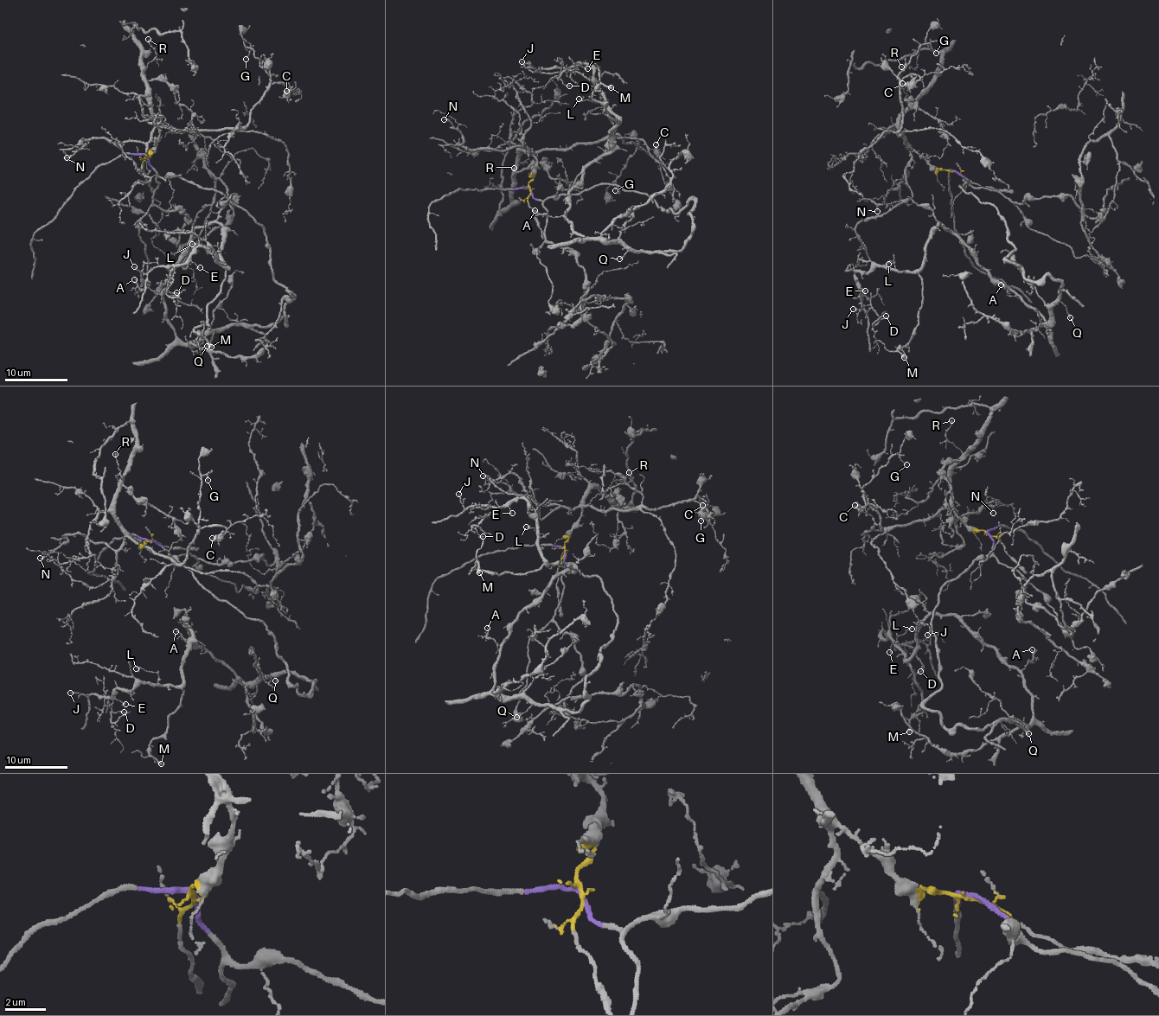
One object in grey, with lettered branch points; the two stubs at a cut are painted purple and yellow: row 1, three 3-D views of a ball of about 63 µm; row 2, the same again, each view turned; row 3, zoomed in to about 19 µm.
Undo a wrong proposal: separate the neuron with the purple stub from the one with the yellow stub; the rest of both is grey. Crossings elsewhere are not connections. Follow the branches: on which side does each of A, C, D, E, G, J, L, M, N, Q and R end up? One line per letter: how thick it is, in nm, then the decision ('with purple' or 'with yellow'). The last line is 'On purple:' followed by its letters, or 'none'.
A: 100 nm thick; with purple
C: 360 nm thick; with yellow
D: 110 nm thick; with purple
E: 130 nm thick; with purple
G: 90 nm thick; with yellow
J: 120 nm thick; with purple
L: 90 nm thick; with purple
M: 360 nm thick; with purple
N: 180 nm thick; with yellow
Q: 180 nm thick; with purple
R: 130 nm thick; with yellow
On purple: A, D, E, J, L, M, Q

